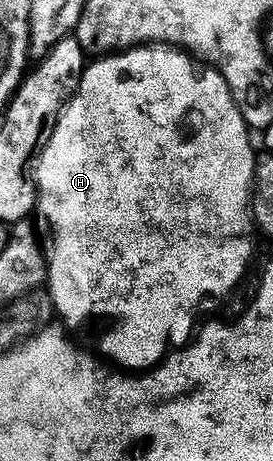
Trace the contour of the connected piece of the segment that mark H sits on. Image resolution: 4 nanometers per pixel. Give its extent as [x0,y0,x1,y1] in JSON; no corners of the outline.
[33,43,257,371]

